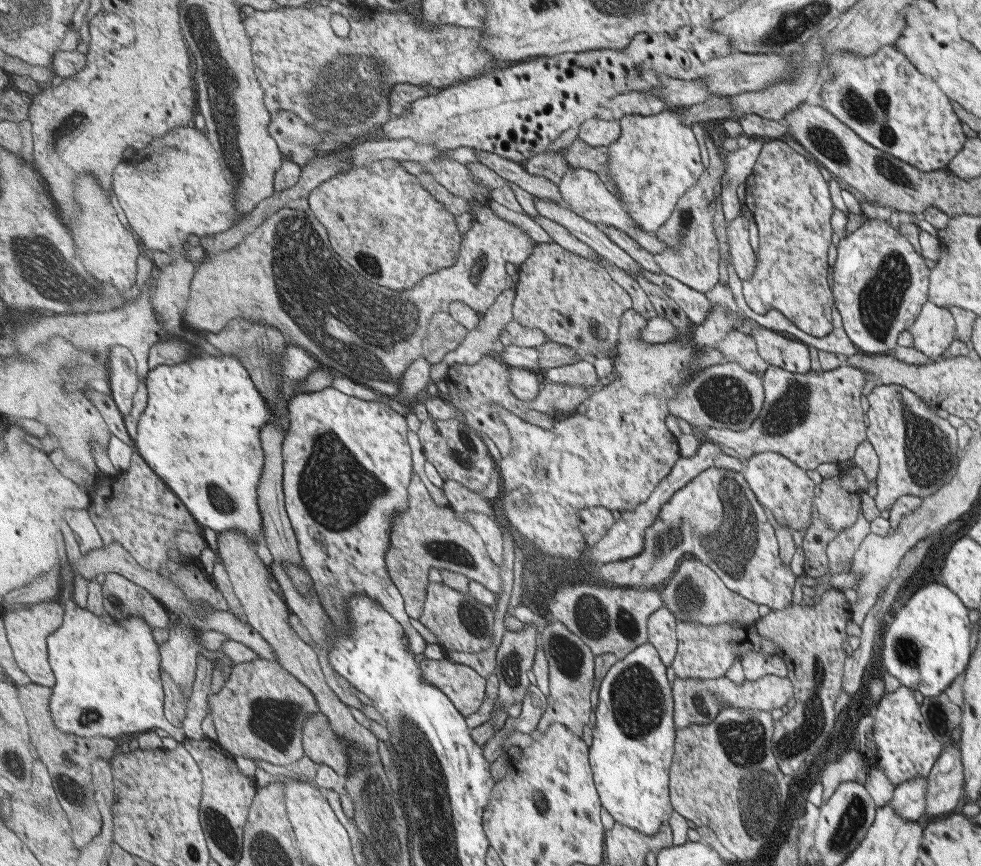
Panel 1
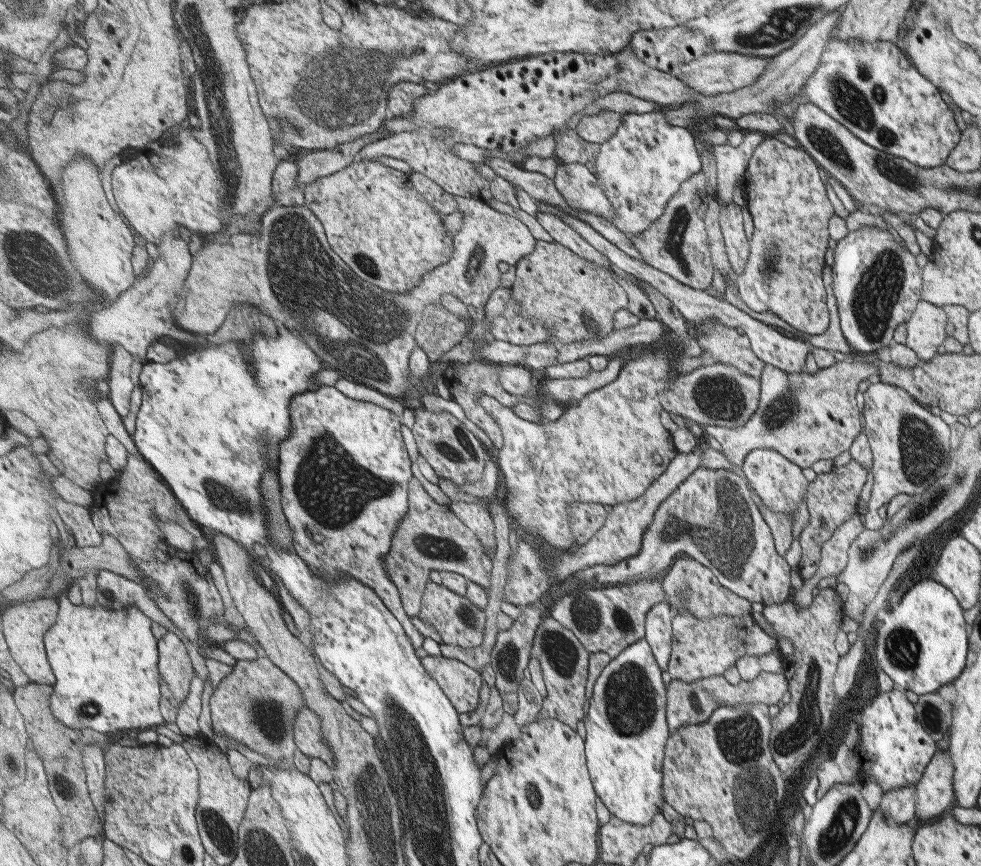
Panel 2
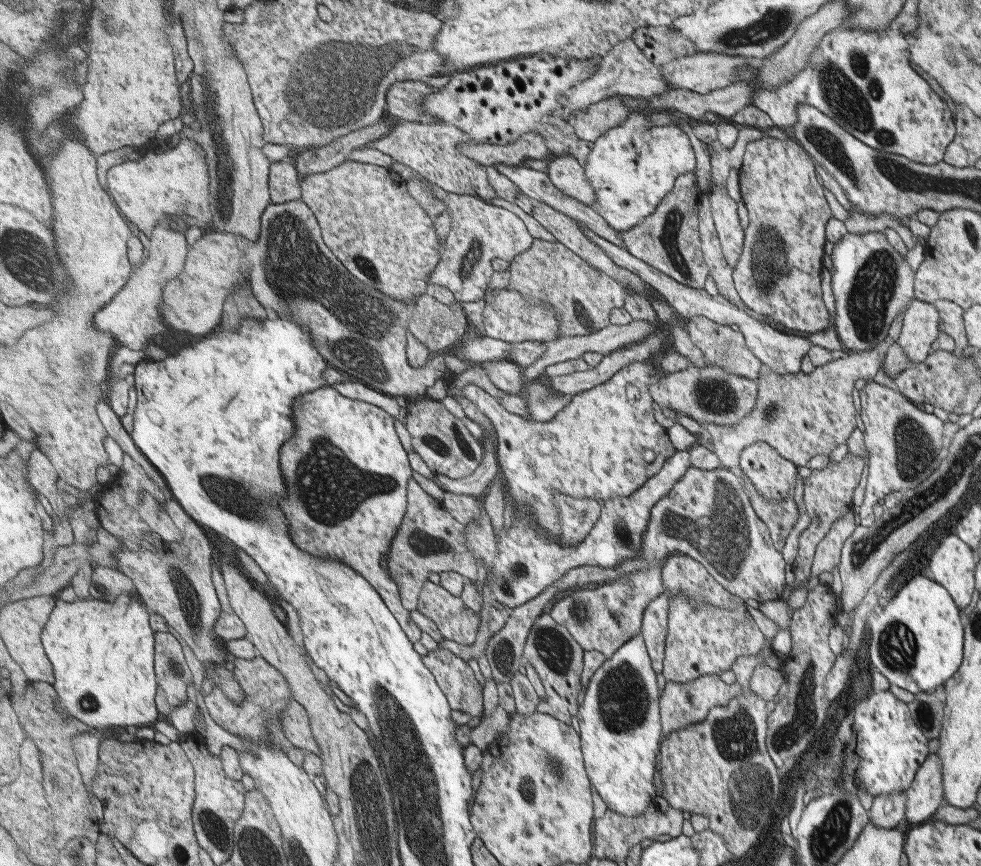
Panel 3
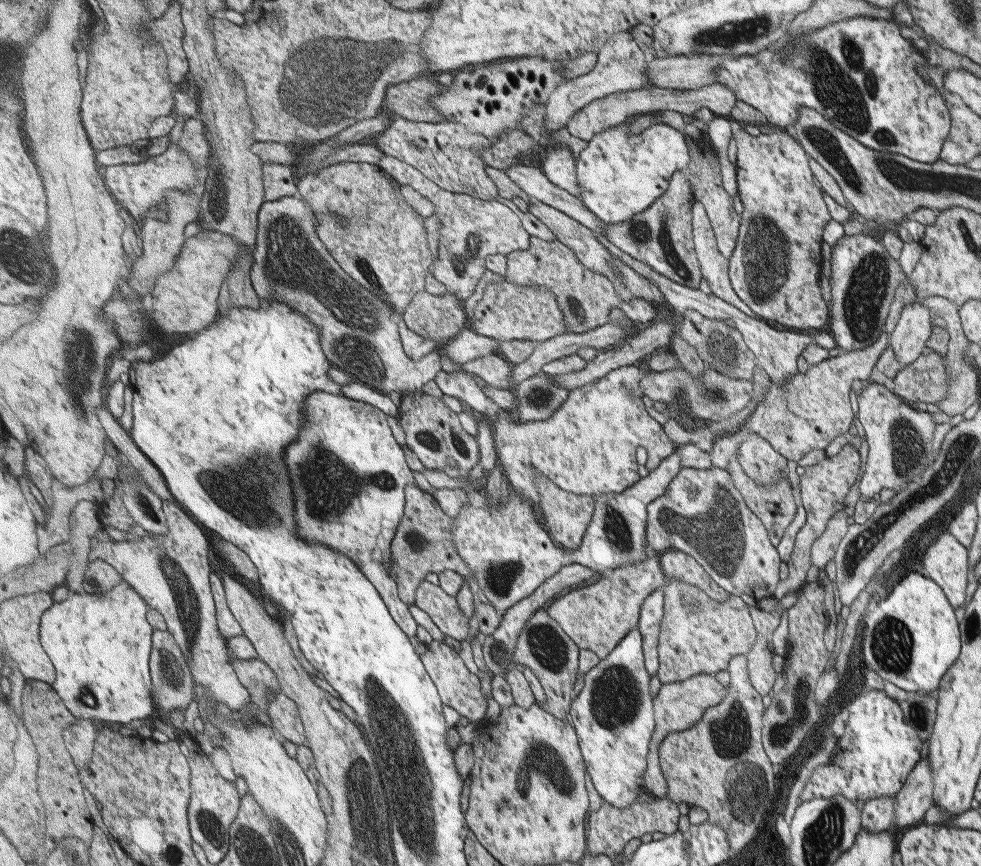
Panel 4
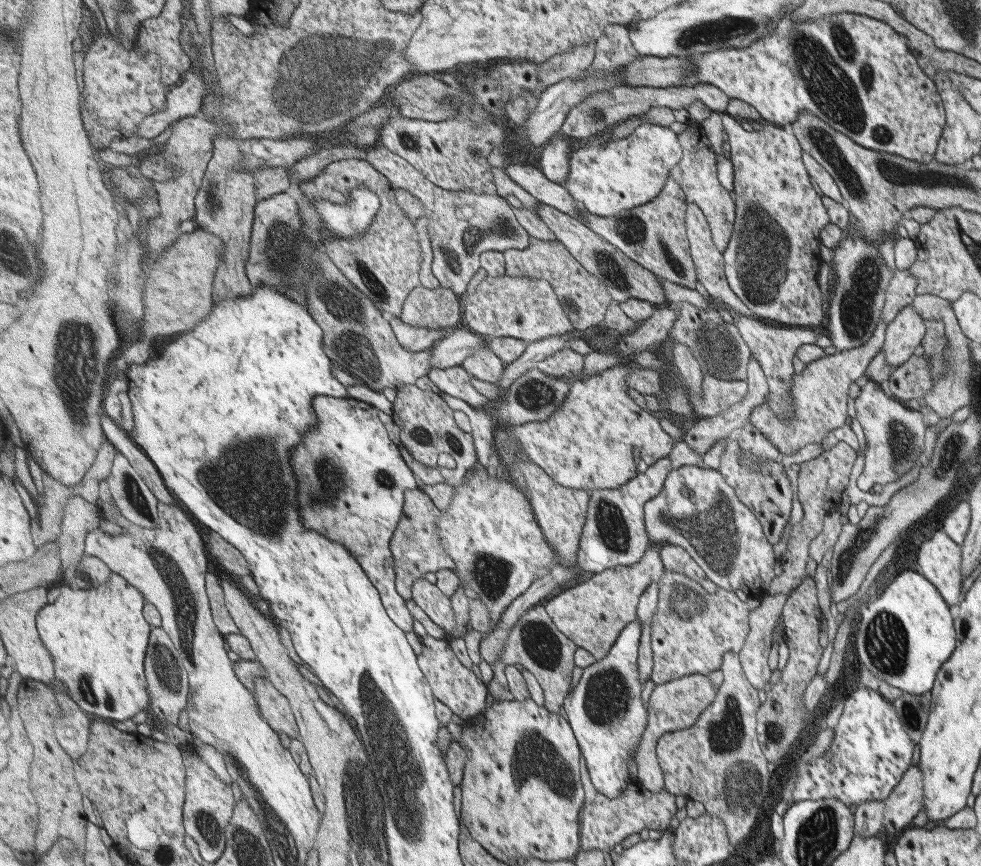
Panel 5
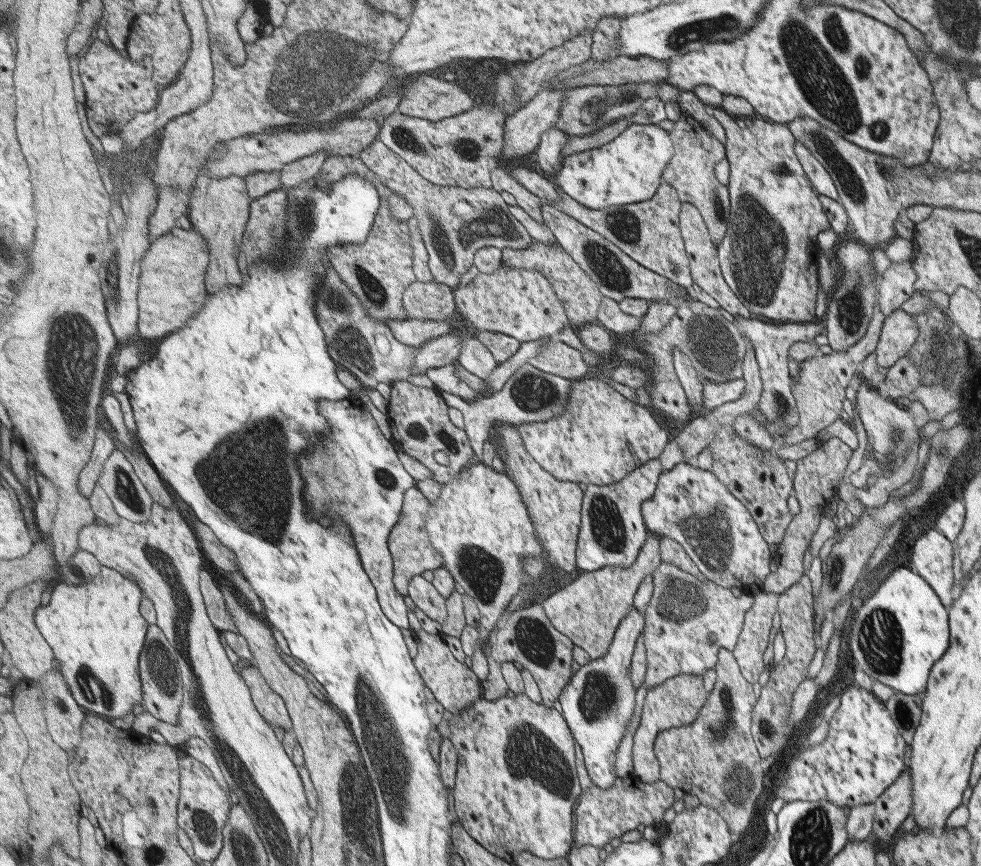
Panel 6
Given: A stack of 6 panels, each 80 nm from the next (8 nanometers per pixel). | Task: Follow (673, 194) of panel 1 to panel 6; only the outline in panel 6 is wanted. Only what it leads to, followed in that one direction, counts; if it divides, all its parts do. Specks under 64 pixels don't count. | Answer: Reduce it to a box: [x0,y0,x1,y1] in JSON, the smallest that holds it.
[552,124,673,210]

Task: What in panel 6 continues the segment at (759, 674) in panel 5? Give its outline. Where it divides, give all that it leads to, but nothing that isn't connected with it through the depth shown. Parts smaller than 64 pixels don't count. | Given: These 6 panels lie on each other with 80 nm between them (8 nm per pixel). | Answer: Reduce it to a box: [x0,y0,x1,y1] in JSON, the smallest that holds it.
[735,592,778,684]

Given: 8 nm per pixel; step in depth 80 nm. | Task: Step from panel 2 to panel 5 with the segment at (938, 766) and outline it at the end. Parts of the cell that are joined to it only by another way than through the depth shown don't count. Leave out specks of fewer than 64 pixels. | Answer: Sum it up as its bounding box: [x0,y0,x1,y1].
[881,765,924,835]

